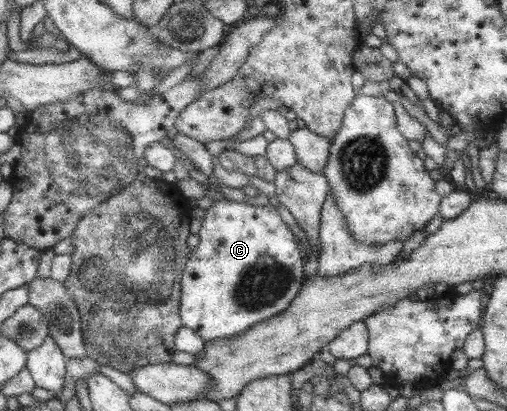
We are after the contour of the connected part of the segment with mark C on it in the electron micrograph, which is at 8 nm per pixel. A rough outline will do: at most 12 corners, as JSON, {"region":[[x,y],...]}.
{"region":[[219,198],[180,278],[204,342],[288,309],[303,258],[273,205]]}

